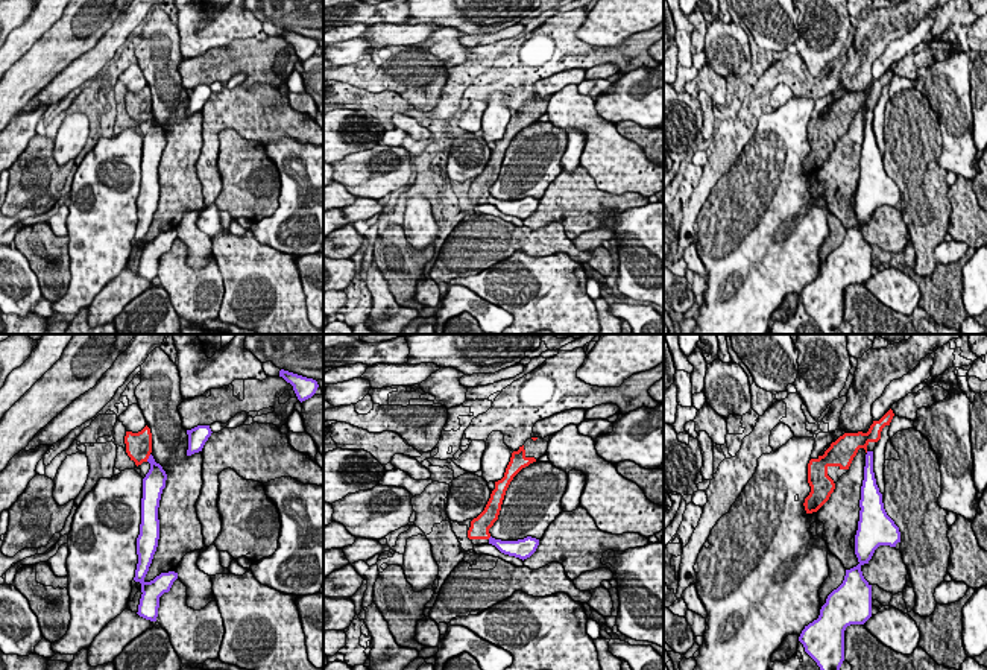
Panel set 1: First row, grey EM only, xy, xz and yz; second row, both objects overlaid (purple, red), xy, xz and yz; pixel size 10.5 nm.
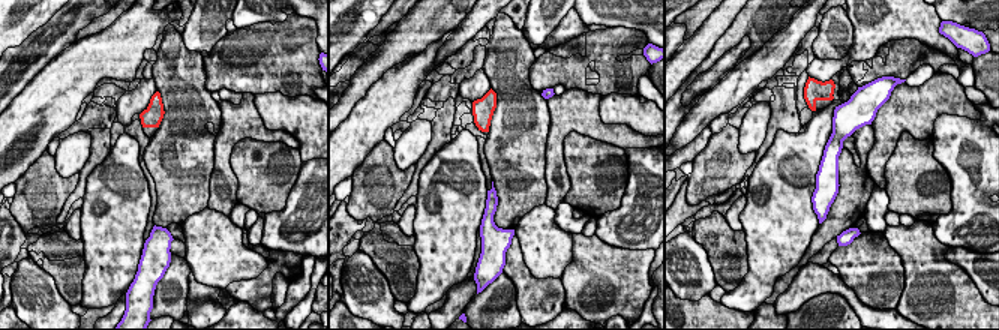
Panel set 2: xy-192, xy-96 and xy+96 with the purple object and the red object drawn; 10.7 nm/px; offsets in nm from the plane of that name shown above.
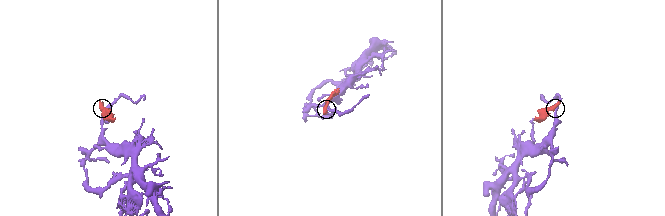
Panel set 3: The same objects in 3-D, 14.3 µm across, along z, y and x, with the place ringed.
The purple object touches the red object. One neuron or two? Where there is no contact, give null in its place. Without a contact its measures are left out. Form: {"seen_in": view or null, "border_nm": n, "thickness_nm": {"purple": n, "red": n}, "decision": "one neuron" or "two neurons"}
{"seen_in": "xy", "border_nm": 100, "thickness_nm": {"purple": 220, "red": 280}, "decision": "two neurons"}

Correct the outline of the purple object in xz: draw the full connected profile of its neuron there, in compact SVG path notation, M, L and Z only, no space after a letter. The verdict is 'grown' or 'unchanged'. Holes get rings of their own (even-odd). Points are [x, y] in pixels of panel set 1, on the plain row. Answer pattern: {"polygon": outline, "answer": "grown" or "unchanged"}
{"polygon": "M490 196L489 204L495 205L504 214L515 216L524 220L536 211L539 199L527 196L518 201L501 201Z", "answer": "unchanged"}

